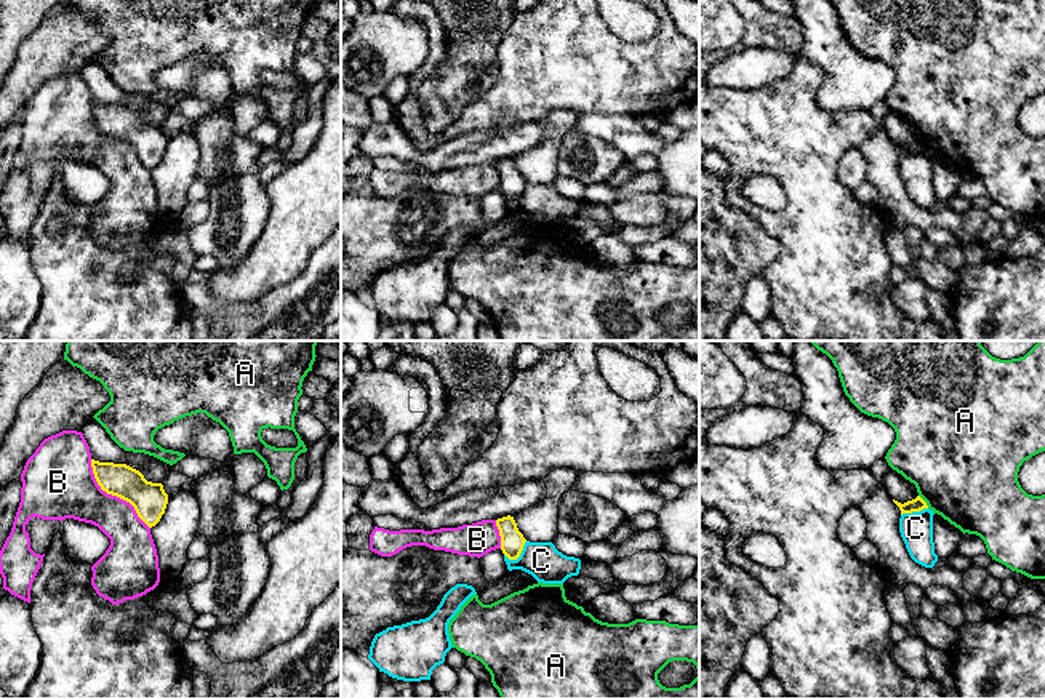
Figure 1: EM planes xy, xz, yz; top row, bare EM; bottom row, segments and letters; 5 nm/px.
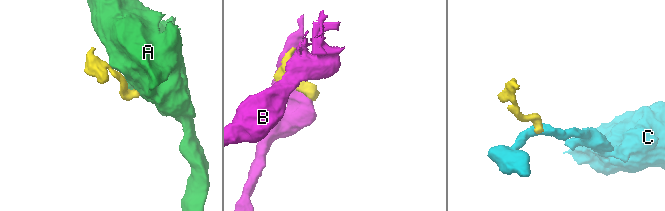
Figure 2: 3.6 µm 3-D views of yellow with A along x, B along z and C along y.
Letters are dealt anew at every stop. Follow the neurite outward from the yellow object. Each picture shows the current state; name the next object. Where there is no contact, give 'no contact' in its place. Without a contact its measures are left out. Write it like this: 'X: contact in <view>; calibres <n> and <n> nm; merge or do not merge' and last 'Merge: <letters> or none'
A: contact in yz; calibres 70 and 500 nm; do not merge
B: contact in xy; calibres 180 and 300 nm; do not merge
C: contact in xz; calibres 120 and 180 nm; do not merge
Merge: none

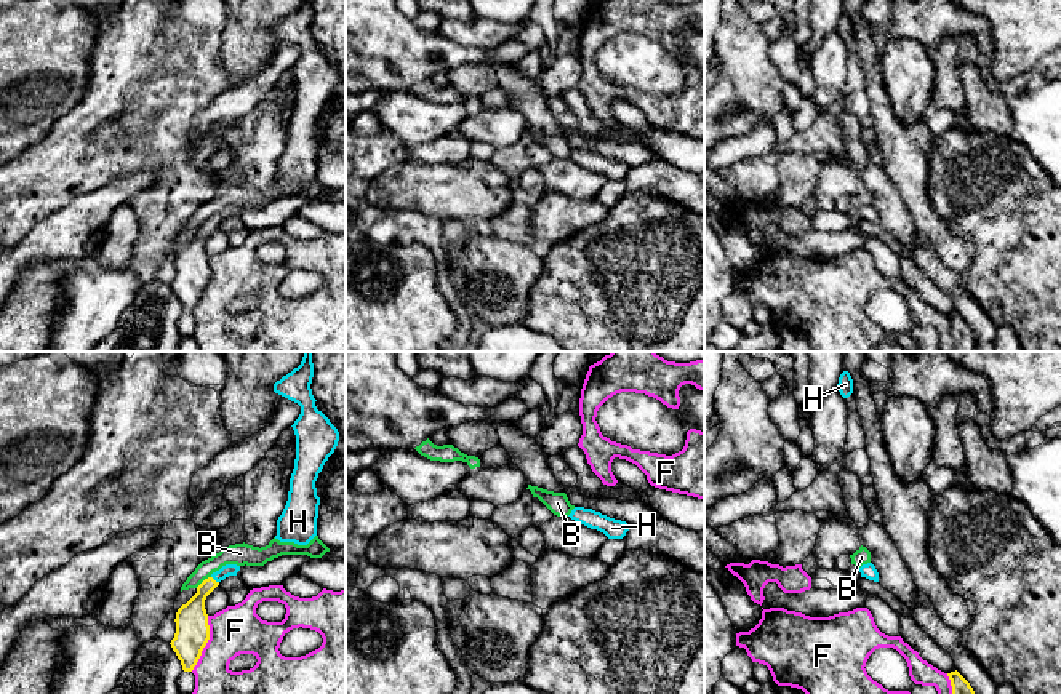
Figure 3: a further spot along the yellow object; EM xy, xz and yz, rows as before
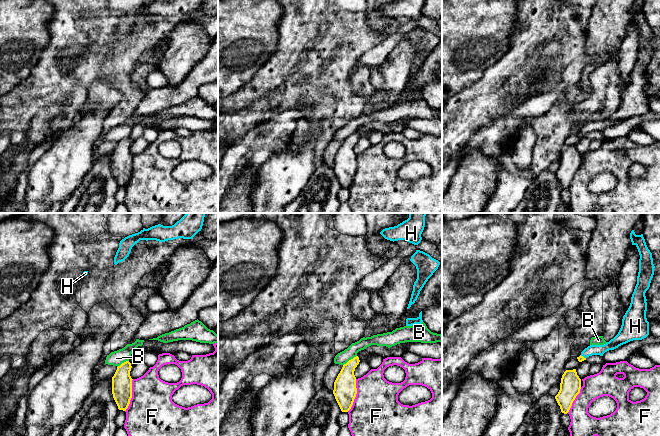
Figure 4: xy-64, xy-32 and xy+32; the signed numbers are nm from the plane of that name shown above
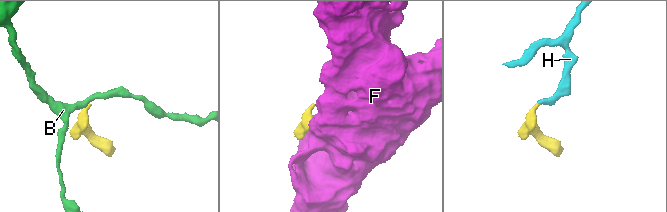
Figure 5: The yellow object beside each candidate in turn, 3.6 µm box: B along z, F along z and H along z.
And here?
B: contact in xy; calibres 170 and 110 nm; do not merge
F: contact in xy; calibres 180 and 240 nm; do not merge
H: contact in xy; calibres 160 and 60 nm; merge
Merge: H

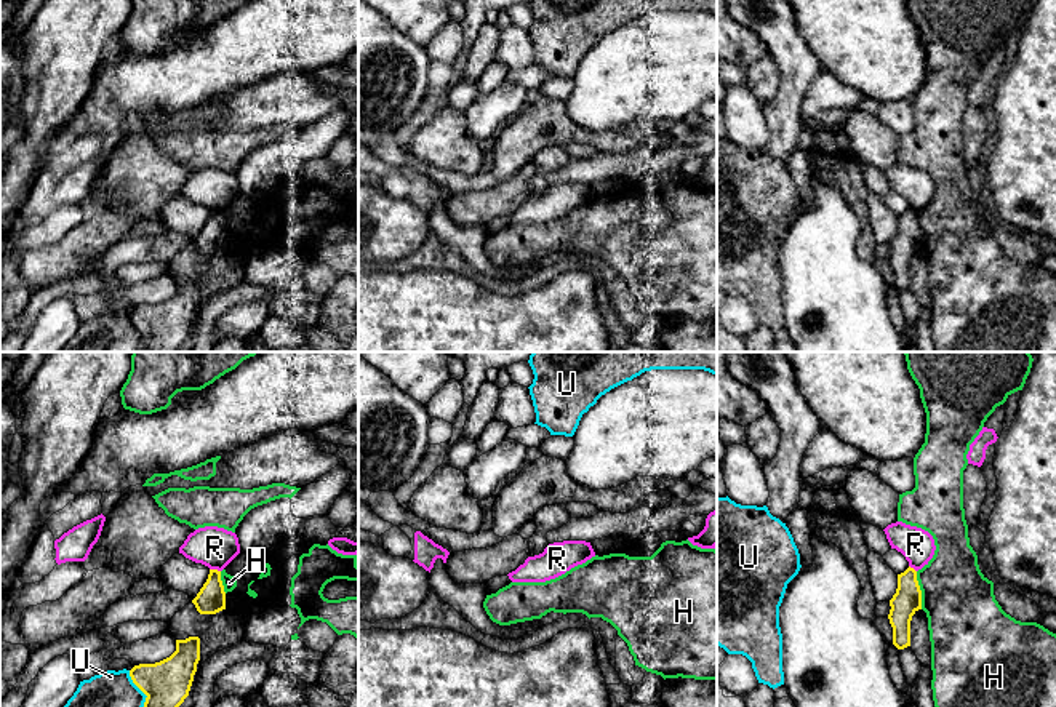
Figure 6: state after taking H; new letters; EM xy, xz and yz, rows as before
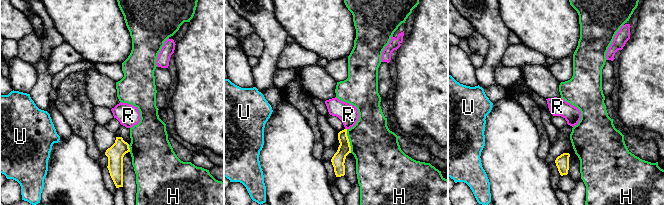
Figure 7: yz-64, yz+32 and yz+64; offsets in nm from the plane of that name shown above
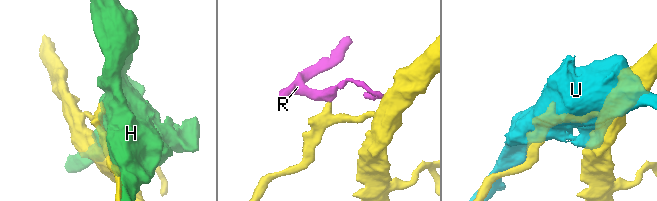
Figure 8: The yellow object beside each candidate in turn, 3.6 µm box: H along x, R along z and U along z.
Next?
H: contact in yz; calibres 140 and 360 nm; do not merge
R: contact in xy; calibres 140 and 200 nm; do not merge
U: contact in xy; calibres 240 and 360 nm; do not merge
Merge: none

